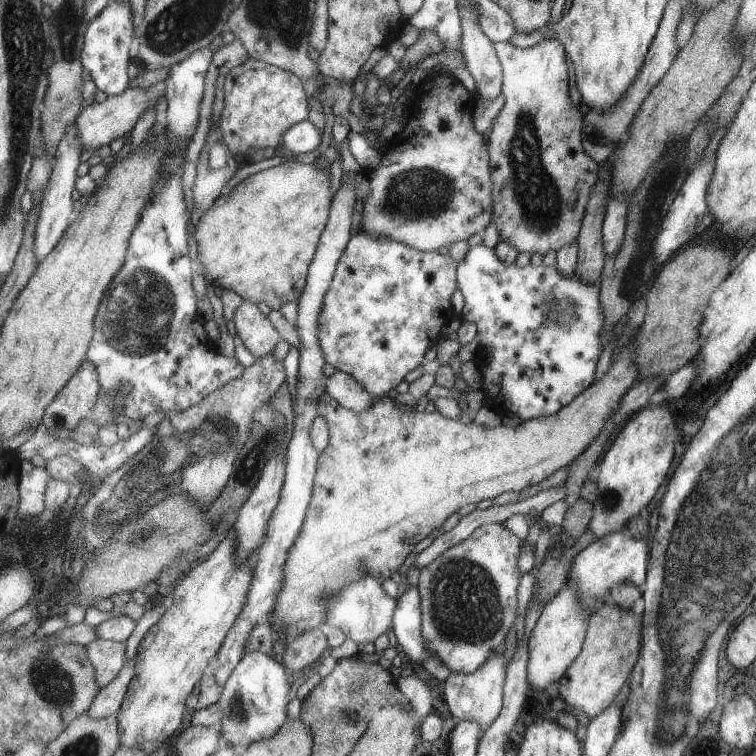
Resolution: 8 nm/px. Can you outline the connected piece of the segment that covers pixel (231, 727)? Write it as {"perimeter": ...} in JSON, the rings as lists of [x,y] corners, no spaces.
{"perimeter":[[[248,651],[220,692],[217,704],[222,710],[222,719],[211,727],[221,735],[222,744],[233,745],[242,751],[256,741],[271,738],[280,731],[286,721],[286,694],[290,690],[284,666],[272,658],[272,654]]]}

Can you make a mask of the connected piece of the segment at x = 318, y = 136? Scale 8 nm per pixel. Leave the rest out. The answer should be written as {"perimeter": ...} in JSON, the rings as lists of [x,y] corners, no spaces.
{"perimeter":[[[304,120],[285,133],[281,148],[296,155],[313,152],[321,144],[323,136],[323,128],[312,124],[310,120]]]}

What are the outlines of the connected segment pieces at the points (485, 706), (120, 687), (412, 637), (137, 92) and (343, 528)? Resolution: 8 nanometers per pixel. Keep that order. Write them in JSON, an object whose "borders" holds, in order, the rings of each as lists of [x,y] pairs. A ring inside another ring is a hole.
{"borders":[[[[504,652],[494,653],[471,674],[451,672],[444,683],[443,700],[448,705],[448,713],[460,721],[476,721],[486,731],[500,715],[503,708],[504,686],[507,678],[506,656]]],[[[134,658],[126,661],[118,676],[106,687],[100,689],[99,695],[86,713],[99,719],[112,714],[117,715],[124,696],[126,695],[129,683],[136,675],[136,664],[137,661],[134,660]]],[[[416,586],[406,590],[398,600],[399,608],[396,608],[395,624],[392,624],[398,643],[410,661],[416,665],[417,672],[424,674],[432,685],[442,683],[431,676],[420,664],[424,663],[431,653],[422,637],[421,597]]],[[[163,82],[148,89],[129,88],[119,96],[108,95],[104,102],[95,102],[82,109],[75,123],[75,130],[83,157],[97,154],[104,145],[110,146],[115,139],[130,133],[145,110],[151,105],[155,106],[157,100],[165,94],[165,89]]],[[[630,337],[630,340],[620,348],[618,356],[614,358],[610,369],[602,376],[602,380],[593,383],[588,389],[584,390],[580,395],[577,395],[575,400],[572,400],[572,403],[568,403],[567,407],[563,407],[559,412],[556,412],[555,415],[524,421],[516,428],[509,428],[508,426],[502,425],[497,428],[476,426],[476,424],[473,423],[463,423],[462,421],[443,416],[438,410],[432,412],[432,414],[428,414],[428,412],[418,412],[418,410],[415,409],[402,412],[402,410],[396,406],[395,402],[390,402],[389,396],[372,400],[374,406],[356,414],[351,409],[346,409],[342,405],[339,405],[339,402],[334,400],[330,394],[324,392],[317,403],[317,414],[323,416],[326,420],[329,429],[329,444],[325,447],[325,450],[319,454],[319,458],[317,459],[317,472],[308,513],[306,514],[302,530],[298,534],[299,538],[296,538],[296,542],[294,542],[293,548],[290,550],[289,560],[286,562],[284,568],[285,578],[283,588],[280,590],[274,611],[267,618],[273,625],[276,624],[277,636],[278,631],[283,629],[287,631],[287,642],[290,642],[294,640],[296,636],[299,636],[302,632],[308,631],[309,629],[317,627],[325,629],[323,600],[326,597],[337,593],[346,584],[355,581],[356,578],[360,578],[363,575],[373,575],[380,581],[387,580],[392,576],[392,570],[398,570],[398,568],[402,566],[404,558],[414,550],[416,542],[422,541],[435,529],[440,528],[452,514],[456,513],[464,505],[480,503],[489,498],[494,499],[505,492],[528,490],[529,487],[533,487],[543,480],[548,479],[554,472],[574,463],[574,460],[577,460],[585,450],[591,446],[592,442],[598,438],[610,416],[613,413],[617,413],[624,396],[634,384],[636,384],[636,380],[641,374],[639,366],[634,360],[636,352],[637,348],[633,343],[632,337]]]]}

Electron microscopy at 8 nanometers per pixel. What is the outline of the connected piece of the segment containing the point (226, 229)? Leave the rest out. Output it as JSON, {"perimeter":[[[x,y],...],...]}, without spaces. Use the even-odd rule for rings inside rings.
{"perimeter":[[[289,159],[279,166],[248,176],[230,192],[224,192],[196,226],[198,267],[206,282],[232,290],[253,304],[265,302],[272,310],[278,311],[288,302],[298,302],[306,290],[311,264],[330,219],[333,198],[329,170],[318,163],[302,164]]]}

